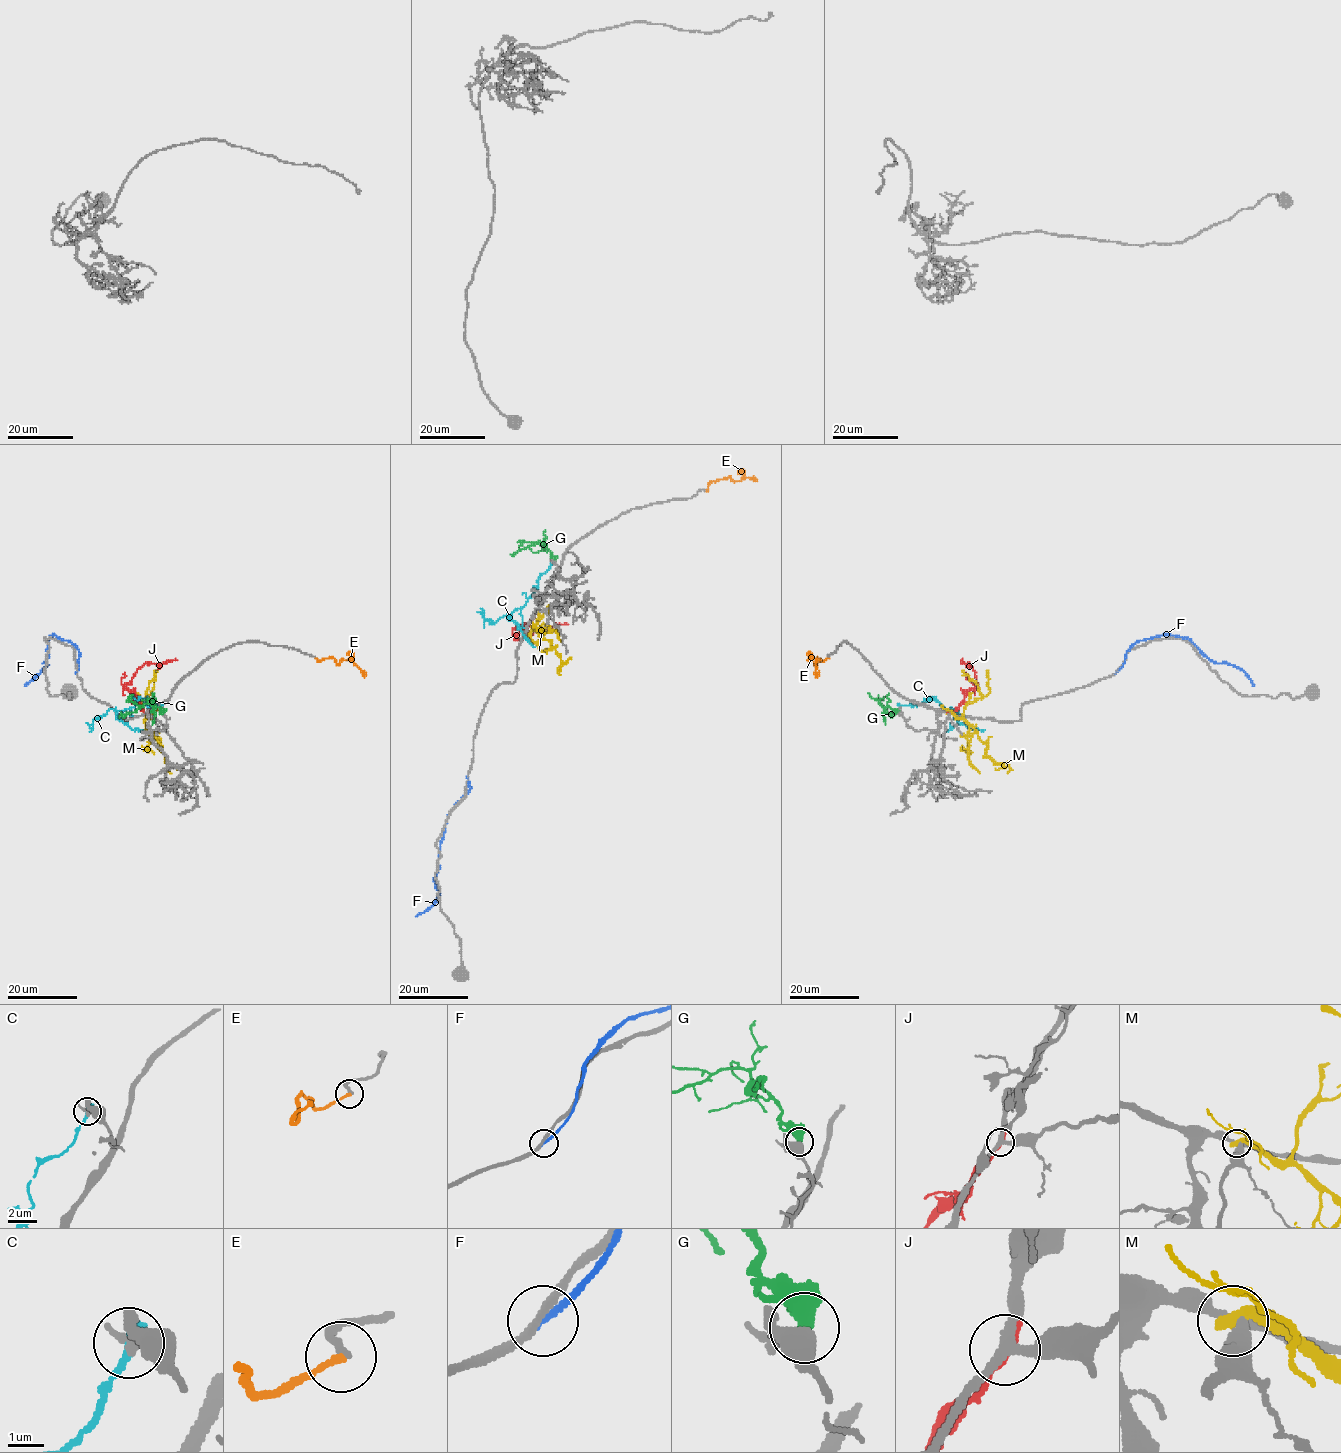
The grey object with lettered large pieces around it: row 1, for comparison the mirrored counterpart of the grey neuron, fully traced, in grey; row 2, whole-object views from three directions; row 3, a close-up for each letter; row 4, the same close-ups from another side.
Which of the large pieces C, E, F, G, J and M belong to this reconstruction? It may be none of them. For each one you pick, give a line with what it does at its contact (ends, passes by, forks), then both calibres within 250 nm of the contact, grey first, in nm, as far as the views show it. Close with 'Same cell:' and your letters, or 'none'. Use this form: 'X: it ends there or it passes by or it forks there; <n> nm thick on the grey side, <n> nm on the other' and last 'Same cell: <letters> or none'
J: it ends there; 240 nm thick on the grey side, 280 nm on the other
Same cell: J

